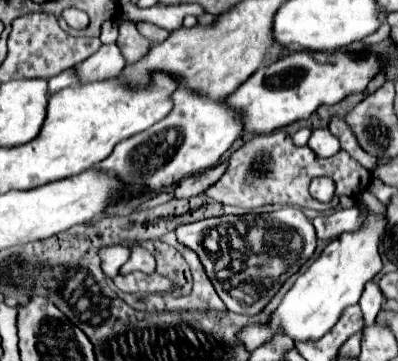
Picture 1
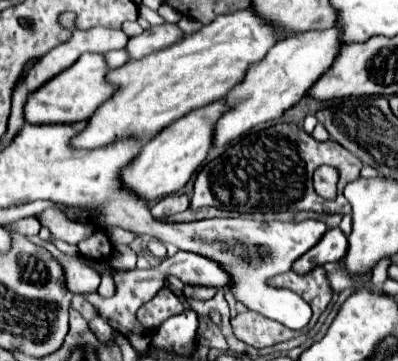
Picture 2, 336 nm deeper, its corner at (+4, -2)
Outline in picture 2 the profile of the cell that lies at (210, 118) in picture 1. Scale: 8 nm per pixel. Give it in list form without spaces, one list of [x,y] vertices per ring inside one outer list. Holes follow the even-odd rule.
[[[328,28],[328,30],[308,30],[308,32],[298,32],[298,34],[292,34],[288,36],[286,40],[278,42],[262,62],[258,64],[252,64],[252,68],[246,72],[246,78],[244,82],[240,82],[238,86],[234,86],[230,92],[228,92],[228,104],[232,106],[230,112],[226,112],[220,122],[216,124],[216,130],[214,130],[214,146],[224,146],[232,140],[237,141],[244,136],[250,134],[250,132],[256,132],[257,130],[250,130],[258,124],[264,124],[268,120],[276,120],[280,118],[288,108],[292,108],[304,94],[306,90],[310,90],[316,82],[316,78],[320,78],[320,74],[324,74],[324,70],[328,70],[328,66],[332,66],[336,54],[340,52],[340,28]]]

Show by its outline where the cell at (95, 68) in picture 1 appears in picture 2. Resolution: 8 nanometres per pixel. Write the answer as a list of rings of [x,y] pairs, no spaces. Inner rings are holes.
[[[160,24],[144,30],[140,36],[130,38],[126,50],[130,52],[130,58],[138,60],[156,50],[176,44],[180,38],[184,38],[184,32],[178,28],[178,24]]]

